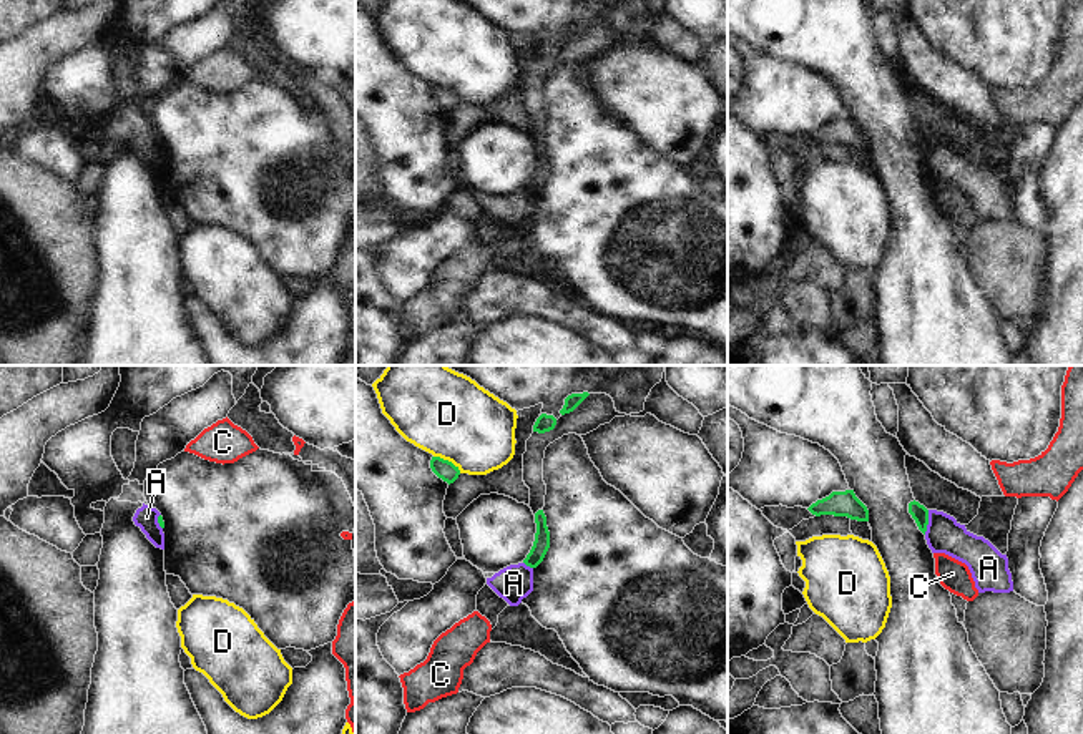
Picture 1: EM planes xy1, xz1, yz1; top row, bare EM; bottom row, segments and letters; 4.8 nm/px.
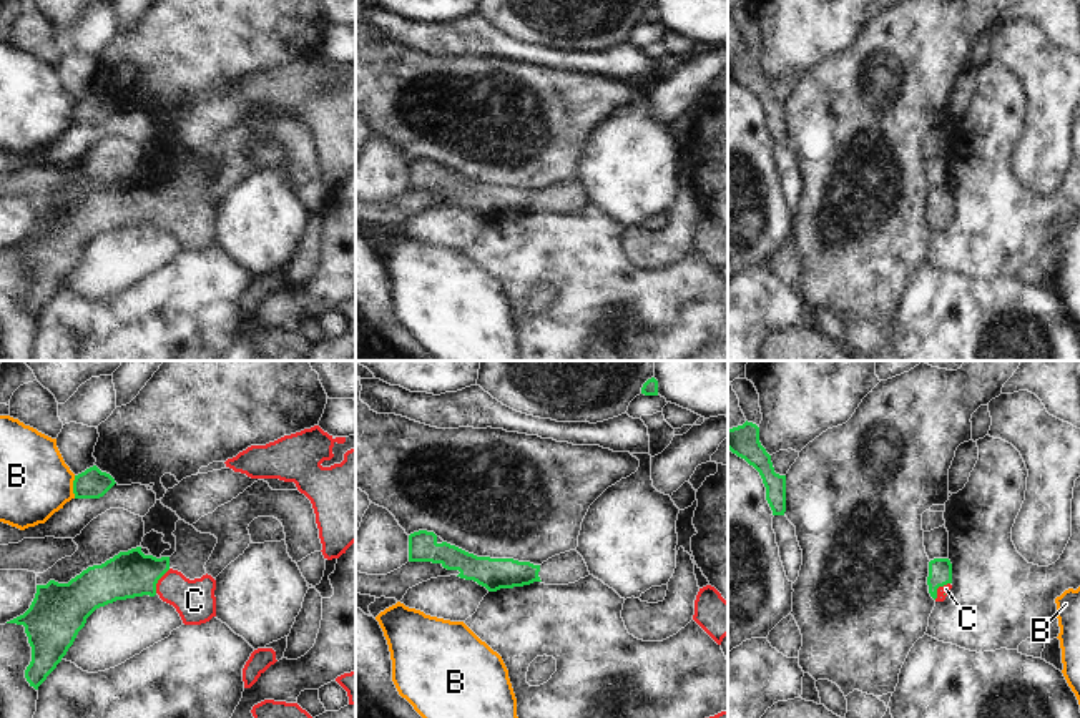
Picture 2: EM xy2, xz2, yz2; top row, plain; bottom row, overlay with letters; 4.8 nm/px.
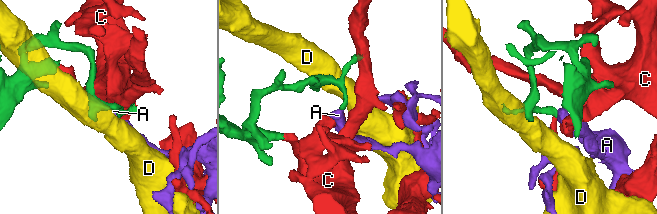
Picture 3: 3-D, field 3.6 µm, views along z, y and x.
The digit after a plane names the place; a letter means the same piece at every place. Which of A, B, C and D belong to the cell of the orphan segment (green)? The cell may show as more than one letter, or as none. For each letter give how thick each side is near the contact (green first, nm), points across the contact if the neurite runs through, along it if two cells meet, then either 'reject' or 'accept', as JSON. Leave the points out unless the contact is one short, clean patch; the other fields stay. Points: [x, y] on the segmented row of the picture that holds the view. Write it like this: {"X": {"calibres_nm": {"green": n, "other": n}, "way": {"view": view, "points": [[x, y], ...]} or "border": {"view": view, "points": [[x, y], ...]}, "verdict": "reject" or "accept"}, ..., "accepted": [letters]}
{"A": {"calibres_nm": {"green": 80, "other": 180}, "border": {"view": "yz1", "points": [[929, 510], [929, 523], [924, 533]]}, "verdict": "reject"}, "B": {"calibres_nm": {"green": 140, "other": 340}, "verdict": "reject"}, "C": {"calibres_nm": {"green": 220, "other": 200}, "way": {"view": "xy2", "points": [[130, 574], [158, 579], [195, 600]]}, "verdict": "accept"}, "D": {"calibres_nm": {"green": 90, "other": 420}, "border": {"view": "xz1", "points": [[434, 455], [449, 460], [460, 472]]}, "verdict": "reject"}, "accepted": ["C"]}

